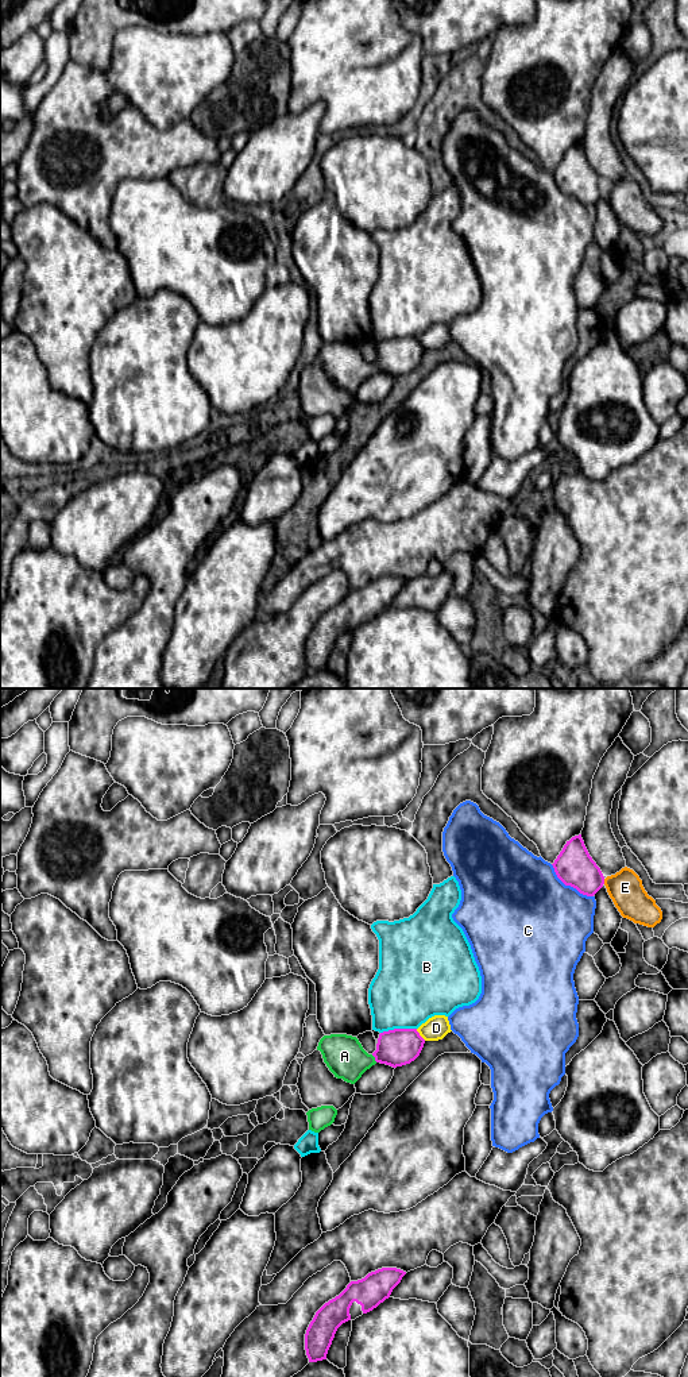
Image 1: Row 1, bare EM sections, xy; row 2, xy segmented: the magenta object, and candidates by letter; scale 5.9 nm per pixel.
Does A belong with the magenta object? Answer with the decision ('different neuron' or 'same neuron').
same neuron

